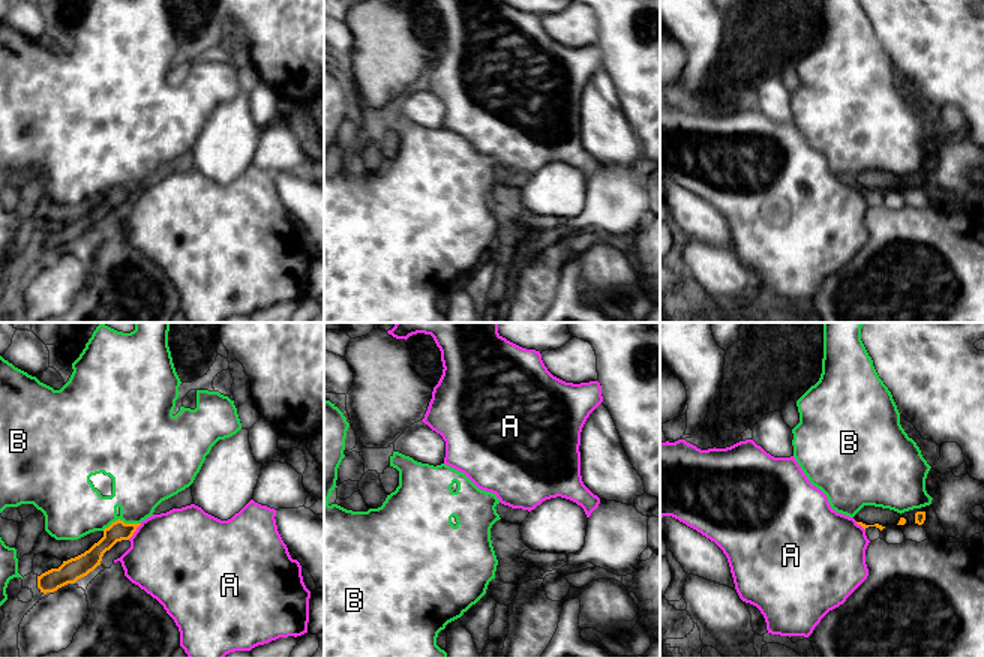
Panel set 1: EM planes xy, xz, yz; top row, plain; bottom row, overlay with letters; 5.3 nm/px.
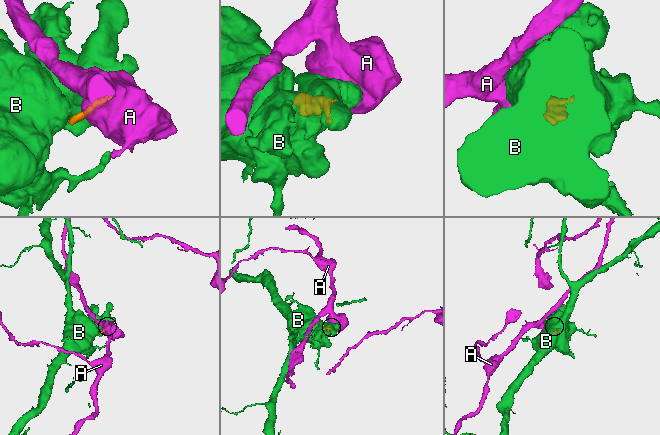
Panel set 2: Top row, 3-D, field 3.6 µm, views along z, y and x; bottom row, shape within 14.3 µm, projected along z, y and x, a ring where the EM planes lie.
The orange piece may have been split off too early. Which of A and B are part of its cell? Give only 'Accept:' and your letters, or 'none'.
Accept: none

